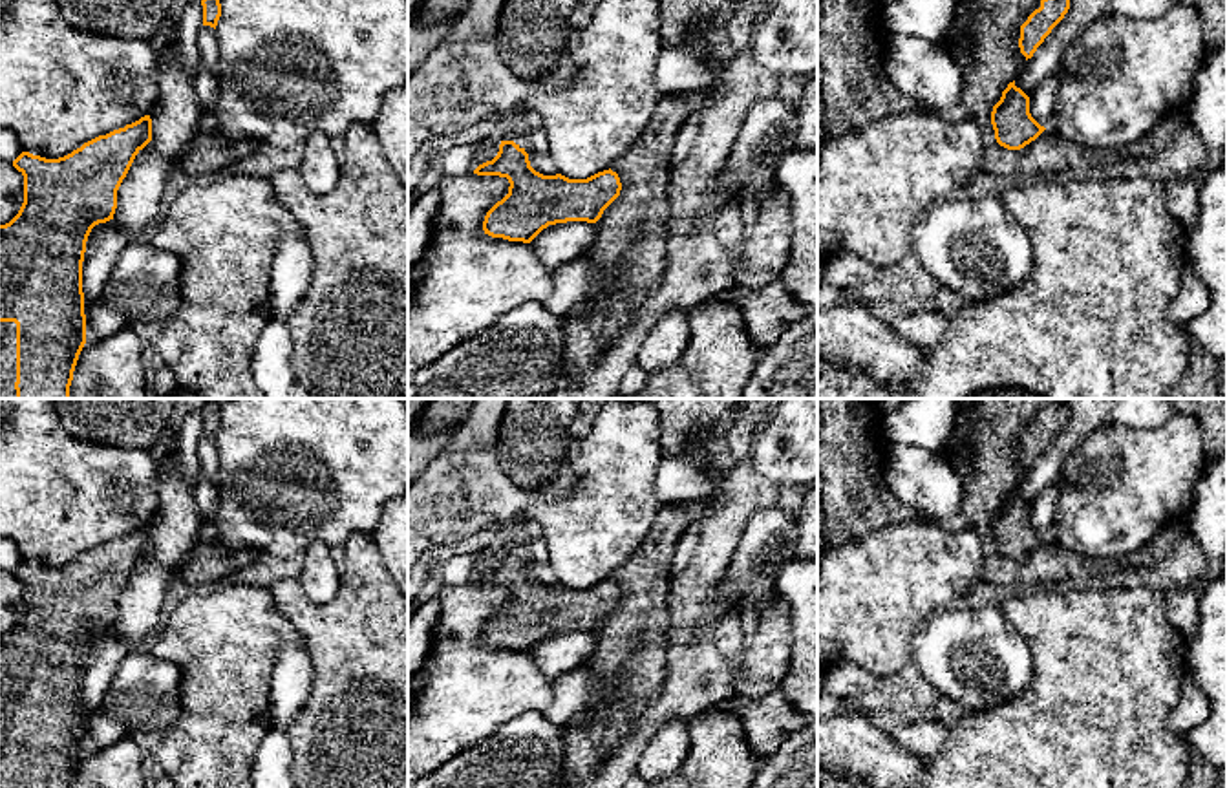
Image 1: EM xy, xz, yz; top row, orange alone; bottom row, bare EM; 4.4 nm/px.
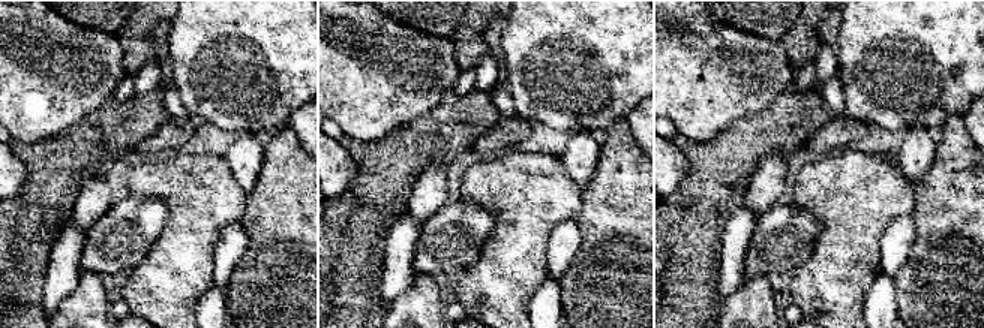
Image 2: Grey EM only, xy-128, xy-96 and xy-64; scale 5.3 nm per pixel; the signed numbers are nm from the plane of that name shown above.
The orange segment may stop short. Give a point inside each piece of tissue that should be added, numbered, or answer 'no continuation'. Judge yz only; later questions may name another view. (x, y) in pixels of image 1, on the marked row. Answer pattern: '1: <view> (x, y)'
no continuation

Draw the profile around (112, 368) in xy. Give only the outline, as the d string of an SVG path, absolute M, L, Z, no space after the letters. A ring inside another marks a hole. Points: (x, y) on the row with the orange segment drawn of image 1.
M128 327L104 340L86 340L69 399L146 399L141 338Z

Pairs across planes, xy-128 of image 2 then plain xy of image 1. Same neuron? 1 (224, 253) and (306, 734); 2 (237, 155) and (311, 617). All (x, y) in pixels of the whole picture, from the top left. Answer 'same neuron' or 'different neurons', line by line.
1: different neurons
2: different neurons

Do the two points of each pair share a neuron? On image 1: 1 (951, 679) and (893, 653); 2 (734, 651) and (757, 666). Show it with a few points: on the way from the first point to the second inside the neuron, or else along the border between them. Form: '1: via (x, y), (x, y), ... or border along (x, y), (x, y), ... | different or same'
1: border along (928, 618), (913, 640), (913, 653), (909, 657) | different
2: border along (745, 646), (741, 660), (732, 670) | different

